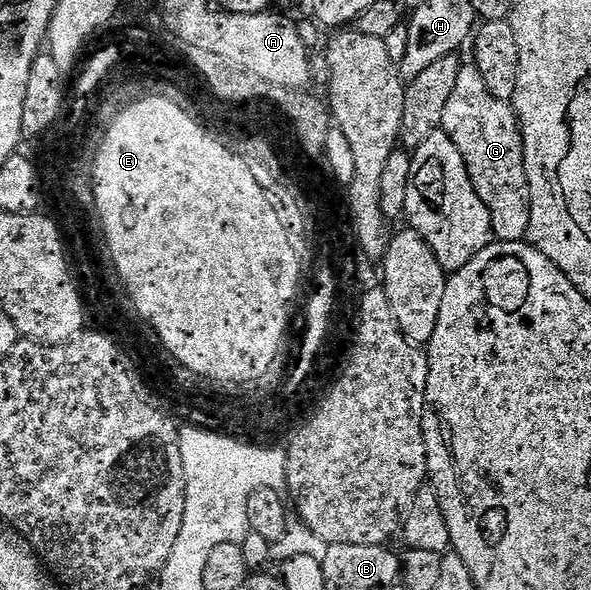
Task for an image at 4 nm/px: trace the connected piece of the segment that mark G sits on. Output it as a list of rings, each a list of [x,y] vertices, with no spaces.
[[[462,64],[441,127],[444,132],[448,132],[459,151],[476,194],[491,215],[494,238],[498,241],[517,242],[524,240],[529,230],[528,200],[516,187],[524,172],[525,156],[517,114],[512,104],[505,102],[504,105],[497,97],[500,96],[488,91],[476,65]]]

